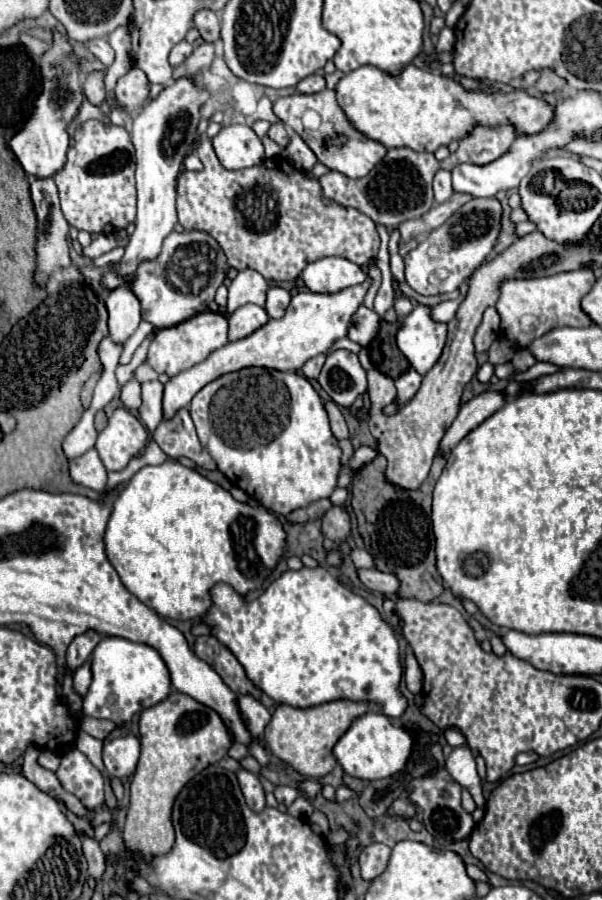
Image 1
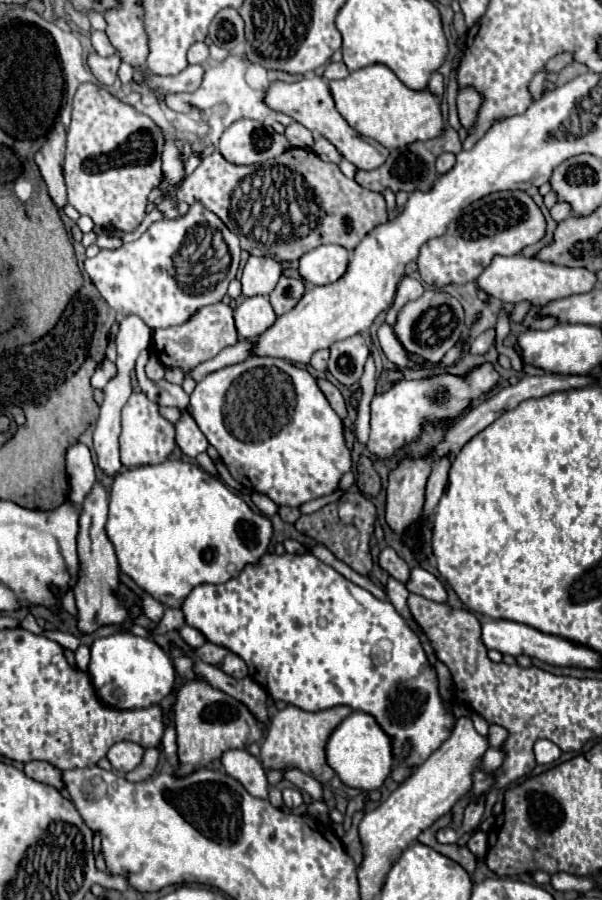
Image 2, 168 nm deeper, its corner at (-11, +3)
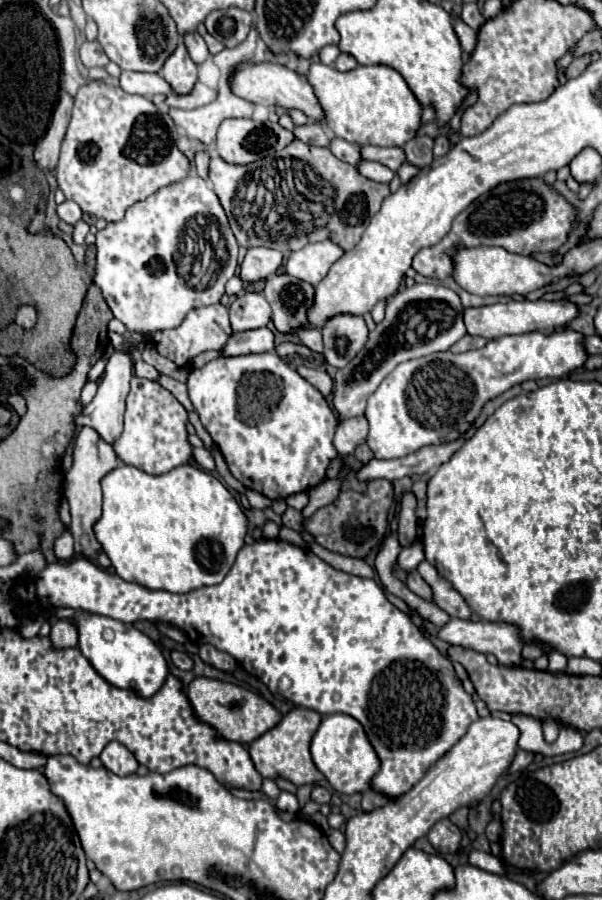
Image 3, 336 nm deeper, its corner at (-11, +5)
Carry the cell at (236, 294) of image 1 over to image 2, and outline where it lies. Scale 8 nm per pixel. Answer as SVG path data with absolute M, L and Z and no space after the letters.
M249 256L241 284L243 284L243 296L267 296L271 290L275 290L279 278L281 278L281 266L273 258L257 258Z

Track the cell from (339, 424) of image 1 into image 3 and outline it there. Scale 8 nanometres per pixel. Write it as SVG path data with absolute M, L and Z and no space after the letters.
M293 366L307 382L311 382L323 396L329 396L331 390L333 390L333 380L329 378L329 374L321 368L309 368L309 366Z

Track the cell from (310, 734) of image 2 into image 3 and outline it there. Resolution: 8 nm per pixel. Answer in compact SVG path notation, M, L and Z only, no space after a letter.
M293 708L289 714L285 714L275 728L271 728L269 732L265 732L263 736L259 736L249 744L249 756L257 772L269 780L285 778L295 786L319 784L323 780L323 774L315 768L309 754L309 744L315 730L319 728L319 722L321 722L321 714L307 708Z

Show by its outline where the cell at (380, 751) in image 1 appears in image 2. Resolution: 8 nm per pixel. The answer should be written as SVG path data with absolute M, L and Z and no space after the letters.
M353 712L349 714L331 734L327 742L327 762L339 774L339 778L359 790L377 790L393 768L393 742L379 730L379 724L371 714Z

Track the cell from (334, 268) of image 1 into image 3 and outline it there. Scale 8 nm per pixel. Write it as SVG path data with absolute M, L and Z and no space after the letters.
M325 240L325 242L315 242L315 244L307 244L301 250L291 252L285 270L289 276L295 276L299 280L305 280L309 284L319 284L329 268L343 256L343 250Z

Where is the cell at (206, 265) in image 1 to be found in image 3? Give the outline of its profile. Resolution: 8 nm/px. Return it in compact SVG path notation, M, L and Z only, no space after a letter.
M195 172L175 184L163 186L147 196L147 200L135 202L127 208L123 220L107 222L95 236L97 266L93 282L101 288L113 316L121 320L129 332L143 336L165 328L177 328L189 310L217 304L225 294L225 282L237 270L239 244L229 228L229 220L209 182Z

